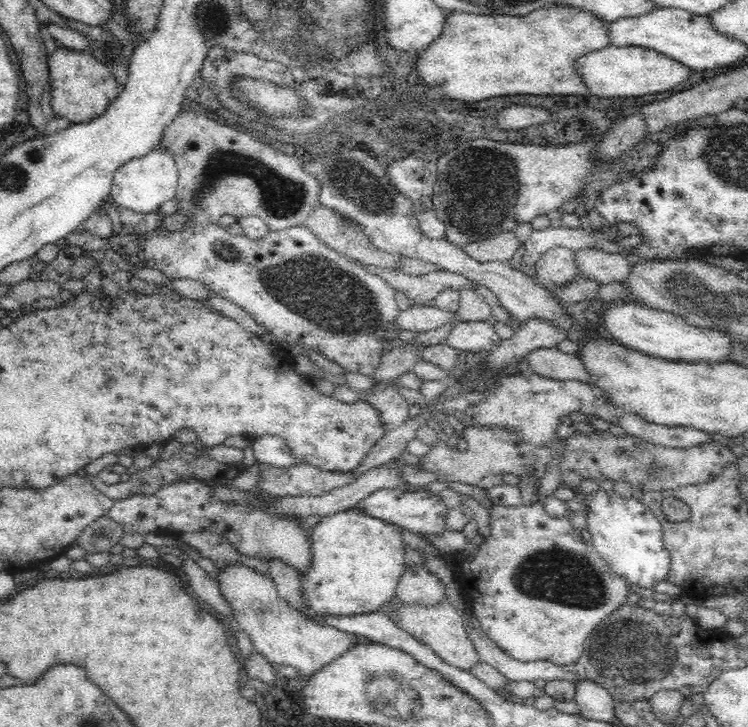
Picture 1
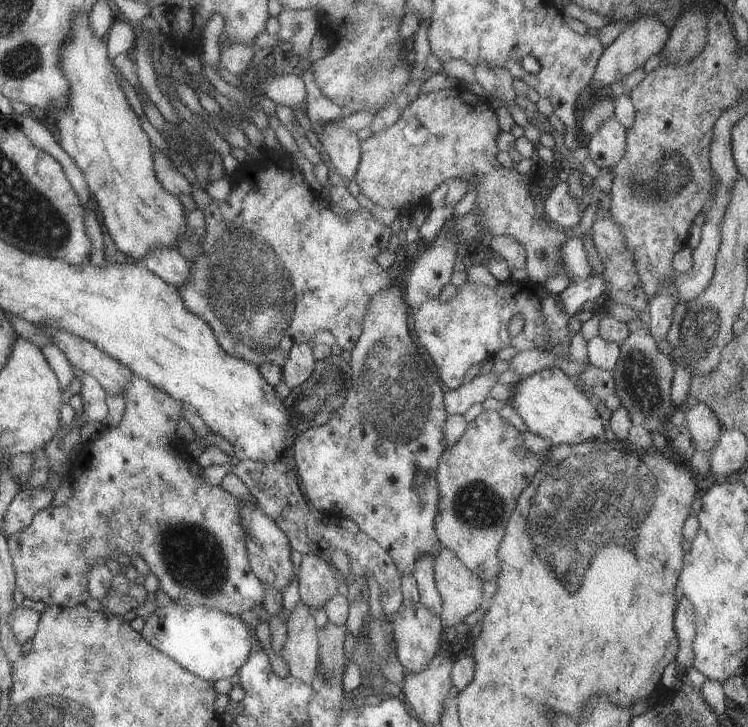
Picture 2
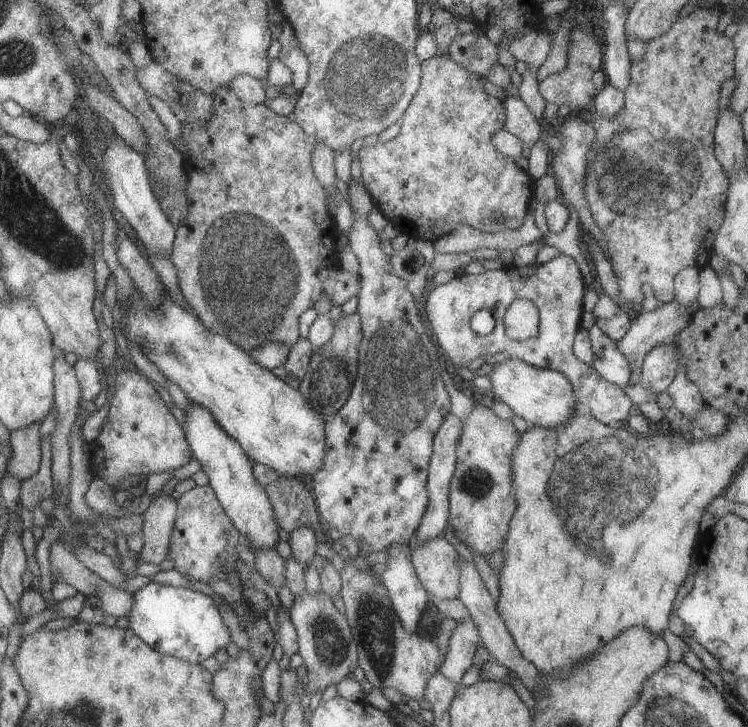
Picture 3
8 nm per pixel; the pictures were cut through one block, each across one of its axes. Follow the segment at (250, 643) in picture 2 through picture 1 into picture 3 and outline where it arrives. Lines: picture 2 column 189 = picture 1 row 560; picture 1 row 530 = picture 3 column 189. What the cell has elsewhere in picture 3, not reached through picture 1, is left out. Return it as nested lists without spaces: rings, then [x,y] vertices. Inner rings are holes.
[[[148,583],[132,594],[131,610],[124,614],[129,620],[129,629],[153,650],[172,657],[180,658],[191,664],[199,664],[217,650],[225,650],[229,644],[229,631],[223,623],[214,599],[190,589],[174,588],[168,585]]]

